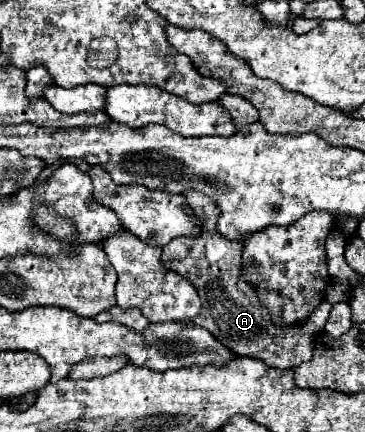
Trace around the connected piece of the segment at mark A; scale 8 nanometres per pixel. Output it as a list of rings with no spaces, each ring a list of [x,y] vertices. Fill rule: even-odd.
[[[194,190],[184,192],[186,204],[190,206],[192,214],[196,218],[202,218],[200,236],[196,238],[174,238],[174,242],[164,246],[164,262],[170,264],[178,274],[182,274],[198,292],[202,300],[202,310],[192,320],[182,320],[184,326],[200,326],[206,328],[216,340],[220,340],[228,350],[234,350],[236,356],[252,356],[258,360],[264,360],[266,364],[274,368],[296,368],[304,362],[310,362],[314,352],[314,338],[324,330],[324,324],[330,314],[330,302],[322,300],[322,306],[318,306],[306,322],[300,326],[280,326],[272,322],[270,312],[260,302],[258,294],[248,286],[248,282],[242,278],[242,250],[244,242],[250,236],[242,236],[238,240],[230,240],[216,230],[216,220],[220,216],[220,208],[216,202],[206,196],[198,194]]]

